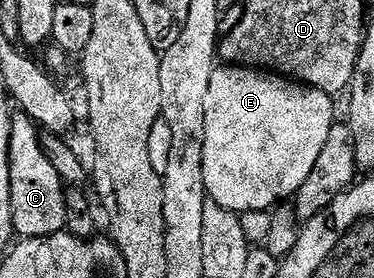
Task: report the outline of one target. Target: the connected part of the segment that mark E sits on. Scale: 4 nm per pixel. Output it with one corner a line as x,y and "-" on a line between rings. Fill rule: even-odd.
225,63
215,67
212,71
212,79
208,83
208,99
204,99
204,187
207,198
237,214
262,209
270,211
289,202
300,191
300,187
304,187
308,175
312,175
312,167
316,167
316,159
320,159
320,150
328,139
328,131
332,131
332,127
336,124
334,101
335,98
329,93
315,89
312,85
303,85
300,81
277,73

